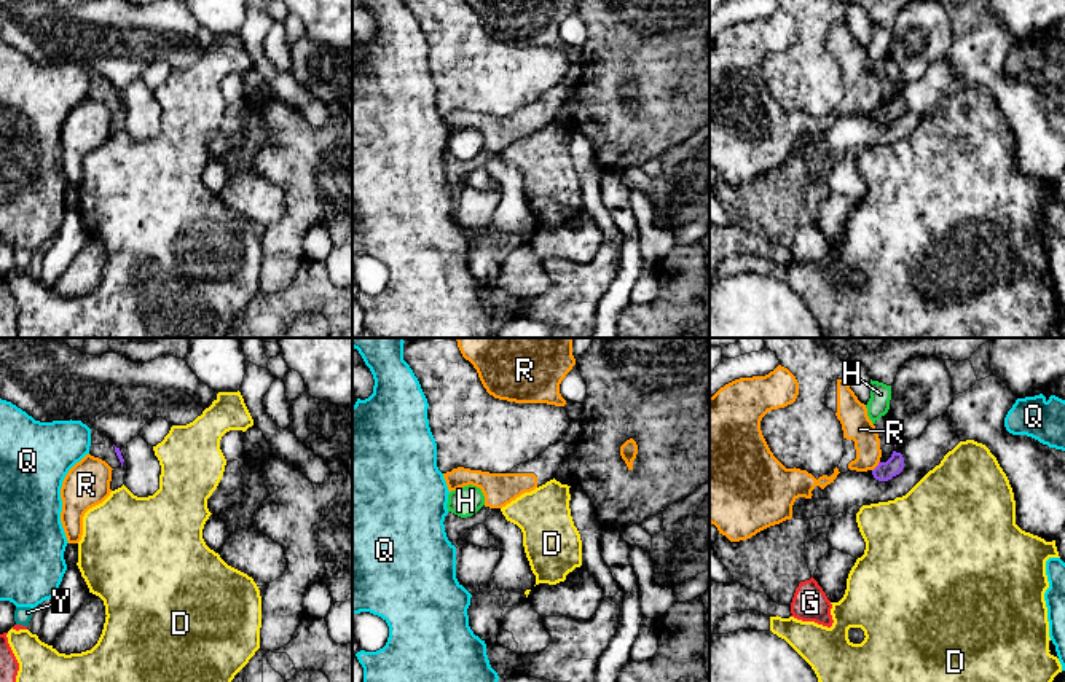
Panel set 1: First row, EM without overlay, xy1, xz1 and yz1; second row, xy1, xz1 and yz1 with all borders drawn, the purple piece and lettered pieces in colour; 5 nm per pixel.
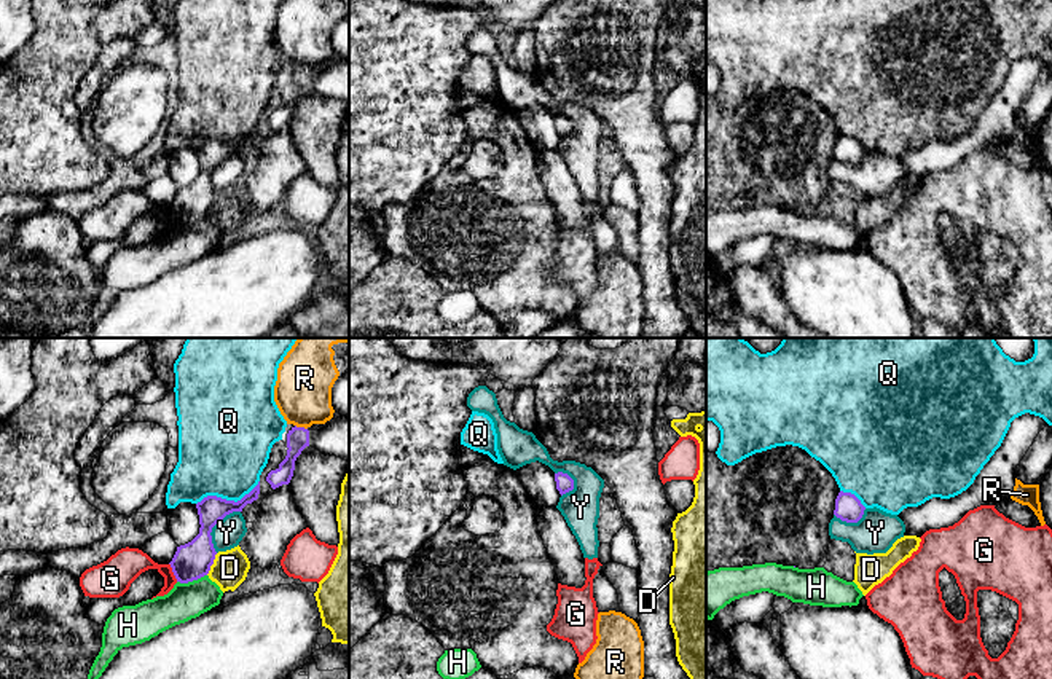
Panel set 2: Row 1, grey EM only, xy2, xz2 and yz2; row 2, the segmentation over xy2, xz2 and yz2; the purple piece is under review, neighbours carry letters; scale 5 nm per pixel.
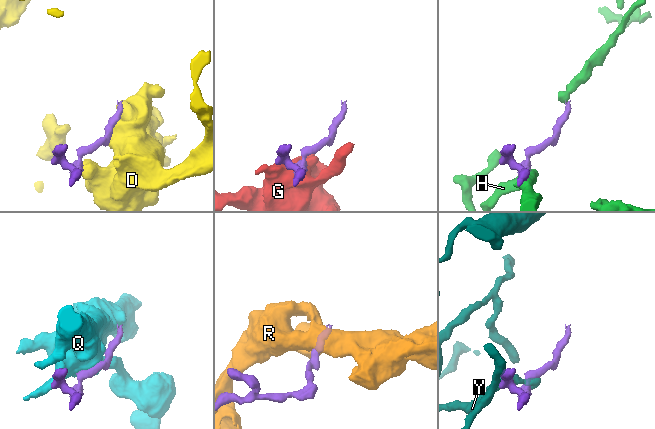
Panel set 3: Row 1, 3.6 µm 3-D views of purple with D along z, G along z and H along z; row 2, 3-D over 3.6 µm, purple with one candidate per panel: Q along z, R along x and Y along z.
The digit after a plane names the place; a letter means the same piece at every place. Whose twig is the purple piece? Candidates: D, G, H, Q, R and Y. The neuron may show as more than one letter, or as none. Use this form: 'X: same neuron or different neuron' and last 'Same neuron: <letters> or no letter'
D: different neuron
G: different neuron
H: different neuron
Q: different neuron
R: different neuron
Y: different neuron
Same neuron: no letter

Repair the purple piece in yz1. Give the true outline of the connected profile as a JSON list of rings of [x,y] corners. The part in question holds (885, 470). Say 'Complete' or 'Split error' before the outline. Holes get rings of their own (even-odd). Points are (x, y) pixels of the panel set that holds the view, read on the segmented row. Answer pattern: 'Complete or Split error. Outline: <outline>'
Split error. Outline: [[[915,357],[899,368],[891,386],[888,413],[898,421],[901,437],[894,441],[891,457],[872,470],[875,480],[888,481],[902,472],[902,446],[944,414],[953,397],[952,378],[942,359]]]

